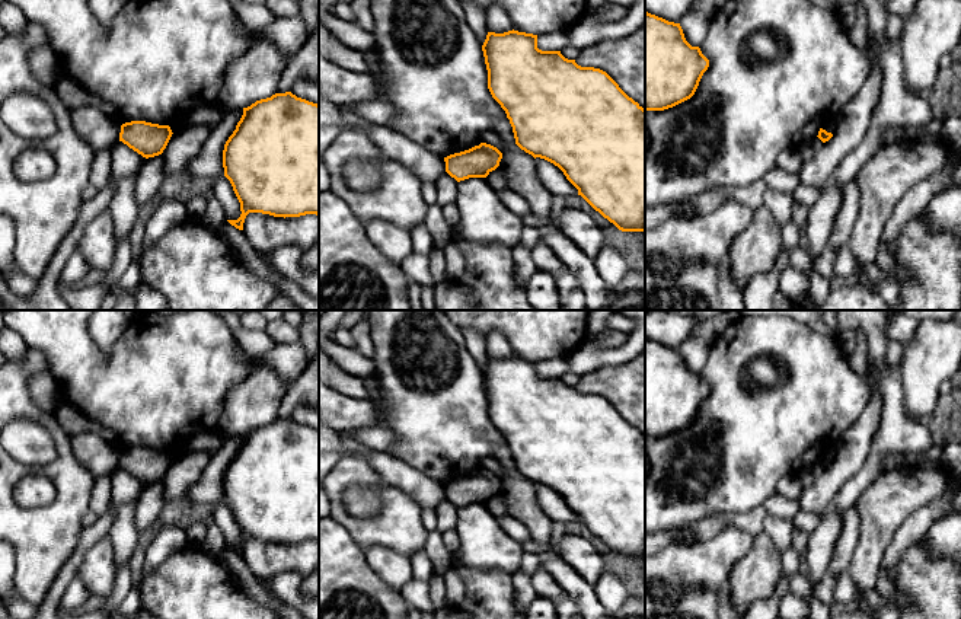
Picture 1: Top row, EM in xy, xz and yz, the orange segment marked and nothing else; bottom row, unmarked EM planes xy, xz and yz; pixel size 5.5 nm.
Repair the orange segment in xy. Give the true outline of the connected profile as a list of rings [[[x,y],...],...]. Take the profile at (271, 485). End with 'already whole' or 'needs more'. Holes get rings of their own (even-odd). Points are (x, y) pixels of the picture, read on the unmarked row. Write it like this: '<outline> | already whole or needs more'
[[[285,418],[243,434],[243,441],[236,456],[224,470],[223,494],[224,502],[230,507],[240,529],[240,543],[227,546],[236,555],[243,556],[243,549],[249,539],[284,545],[306,540],[319,542],[319,431]]] | already whole

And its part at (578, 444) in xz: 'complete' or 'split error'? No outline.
complete

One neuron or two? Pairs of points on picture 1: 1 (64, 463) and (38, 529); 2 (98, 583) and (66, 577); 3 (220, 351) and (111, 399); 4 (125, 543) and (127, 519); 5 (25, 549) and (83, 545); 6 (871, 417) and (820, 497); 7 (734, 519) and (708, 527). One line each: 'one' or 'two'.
1: one
2: two
3: one
4: one
5: two
6: one
7: one

